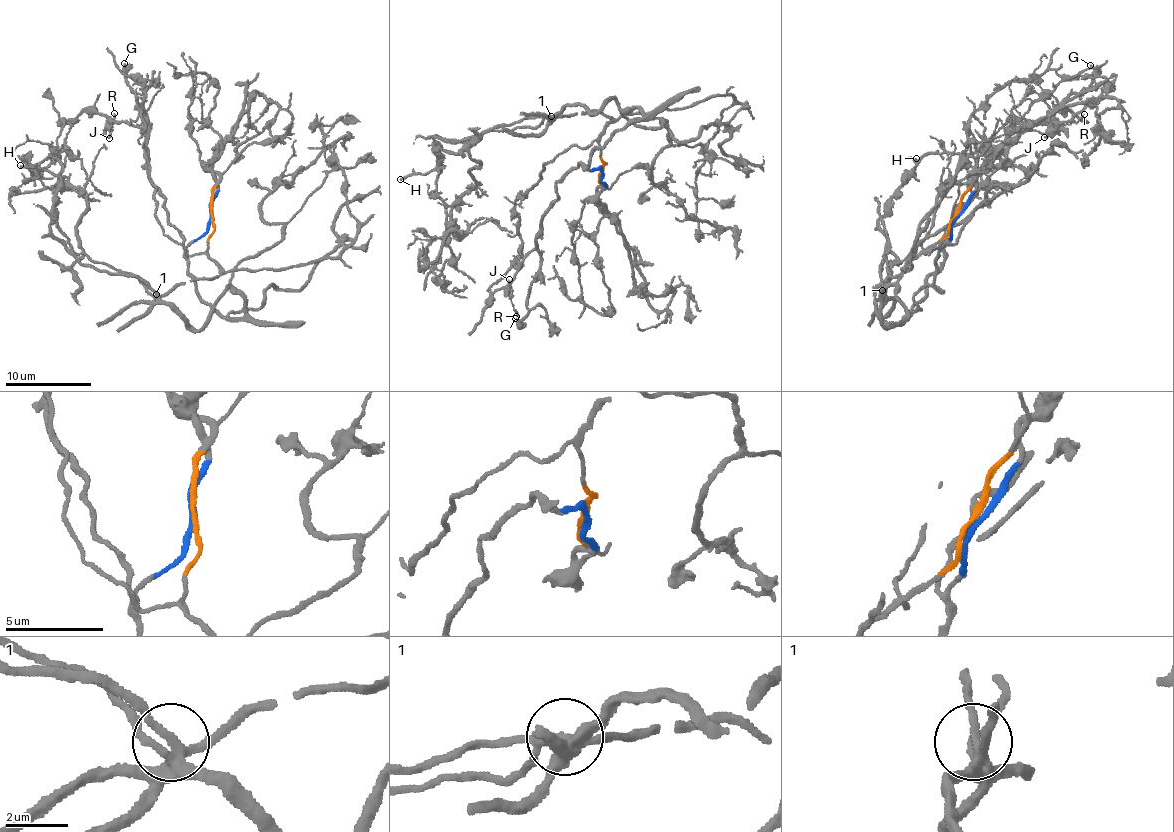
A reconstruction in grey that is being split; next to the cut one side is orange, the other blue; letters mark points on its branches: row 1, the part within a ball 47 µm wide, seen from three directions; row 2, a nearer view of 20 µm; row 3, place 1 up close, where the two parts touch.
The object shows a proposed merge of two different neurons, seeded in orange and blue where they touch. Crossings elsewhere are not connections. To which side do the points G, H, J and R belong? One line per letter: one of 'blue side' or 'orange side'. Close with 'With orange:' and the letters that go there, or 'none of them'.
G: blue side
H: orange side
J: blue side
R: blue side
With orange: H

